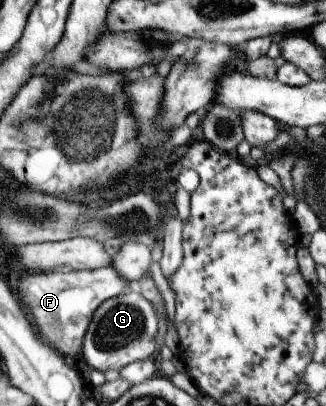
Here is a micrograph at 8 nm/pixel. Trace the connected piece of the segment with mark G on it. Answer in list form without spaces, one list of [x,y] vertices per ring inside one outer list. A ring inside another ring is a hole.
[[[137,289],[107,298],[92,313],[91,321],[82,339],[82,357],[88,368],[98,371],[119,370],[135,360],[153,357],[157,319],[151,303]]]

